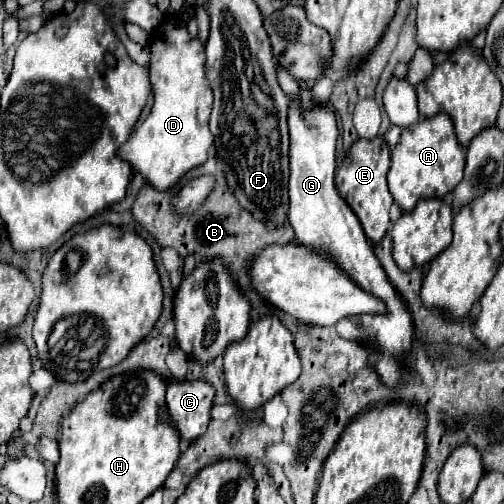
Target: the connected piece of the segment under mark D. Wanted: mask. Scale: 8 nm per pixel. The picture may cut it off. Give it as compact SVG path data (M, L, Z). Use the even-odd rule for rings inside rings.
M166 18L148 40L150 46L150 80L154 86L154 106L148 118L134 128L128 142L120 146L120 156L128 160L134 170L138 170L156 190L168 190L174 186L188 170L206 162L208 148L212 146L212 134L208 130L208 118L212 112L212 90L206 78L206 58L204 44L200 38L190 38L186 30L186 22L180 18Z

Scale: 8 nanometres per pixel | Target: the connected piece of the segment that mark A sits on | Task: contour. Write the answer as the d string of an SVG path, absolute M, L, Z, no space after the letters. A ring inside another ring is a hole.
M448 114L422 118L420 122L402 130L400 142L392 152L392 166L388 170L388 186L394 202L410 212L422 198L444 196L452 192L464 174L464 148L456 140L454 122Z

